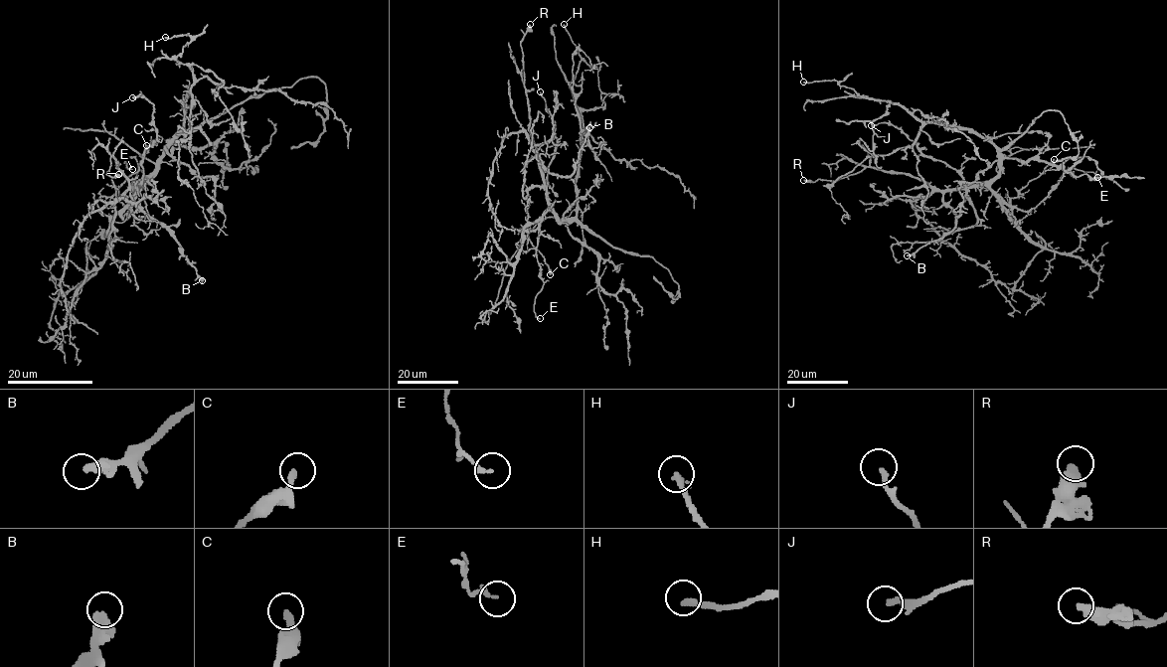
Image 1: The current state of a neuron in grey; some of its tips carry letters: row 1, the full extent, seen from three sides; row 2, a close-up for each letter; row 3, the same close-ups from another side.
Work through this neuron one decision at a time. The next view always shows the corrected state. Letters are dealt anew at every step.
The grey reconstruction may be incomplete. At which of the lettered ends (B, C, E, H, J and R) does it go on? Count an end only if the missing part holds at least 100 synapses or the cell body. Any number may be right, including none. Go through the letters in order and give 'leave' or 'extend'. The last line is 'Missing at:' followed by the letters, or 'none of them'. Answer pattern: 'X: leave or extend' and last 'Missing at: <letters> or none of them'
B: leave
C: leave
E: leave
H: leave
J: leave
R: leave
Missing at: none of them

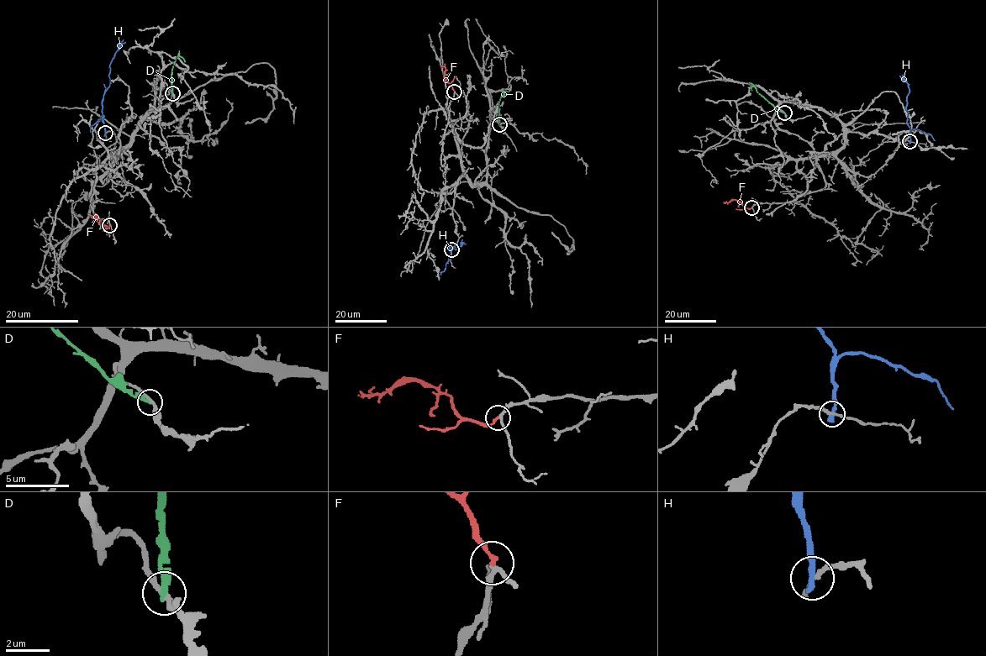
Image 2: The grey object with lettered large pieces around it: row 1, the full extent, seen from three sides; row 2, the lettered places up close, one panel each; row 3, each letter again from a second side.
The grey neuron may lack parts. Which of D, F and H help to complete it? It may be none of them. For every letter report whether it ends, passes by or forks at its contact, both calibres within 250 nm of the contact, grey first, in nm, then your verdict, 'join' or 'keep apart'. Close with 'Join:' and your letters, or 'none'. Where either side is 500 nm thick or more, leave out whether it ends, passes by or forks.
D: it ends | 240/260 nm | keep apart
F: it ends | 190/180 nm | keep apart
H: it ends | 190/320 nm | keep apart
Join: none

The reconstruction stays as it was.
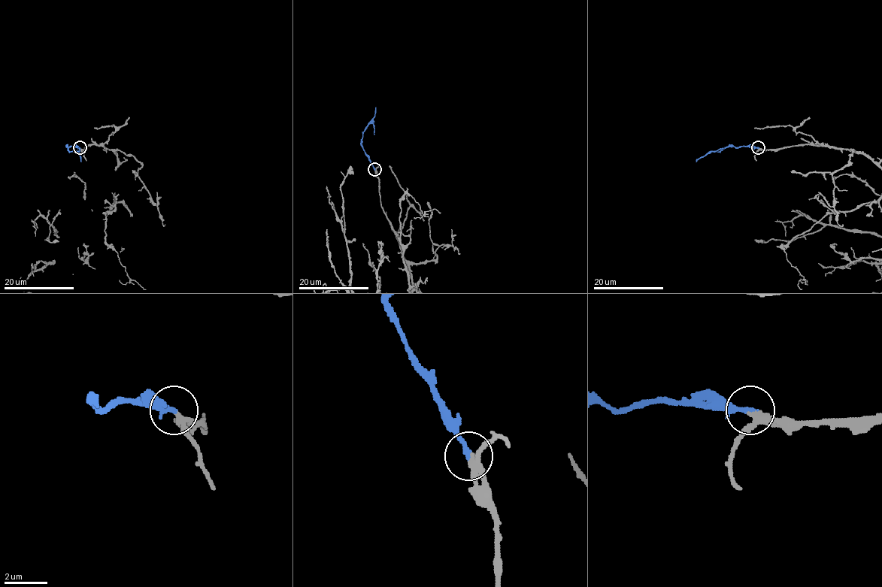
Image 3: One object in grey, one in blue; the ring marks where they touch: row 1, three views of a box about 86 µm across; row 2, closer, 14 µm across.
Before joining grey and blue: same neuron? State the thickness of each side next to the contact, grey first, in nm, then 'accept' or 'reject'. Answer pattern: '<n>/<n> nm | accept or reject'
240/240 nm | accept

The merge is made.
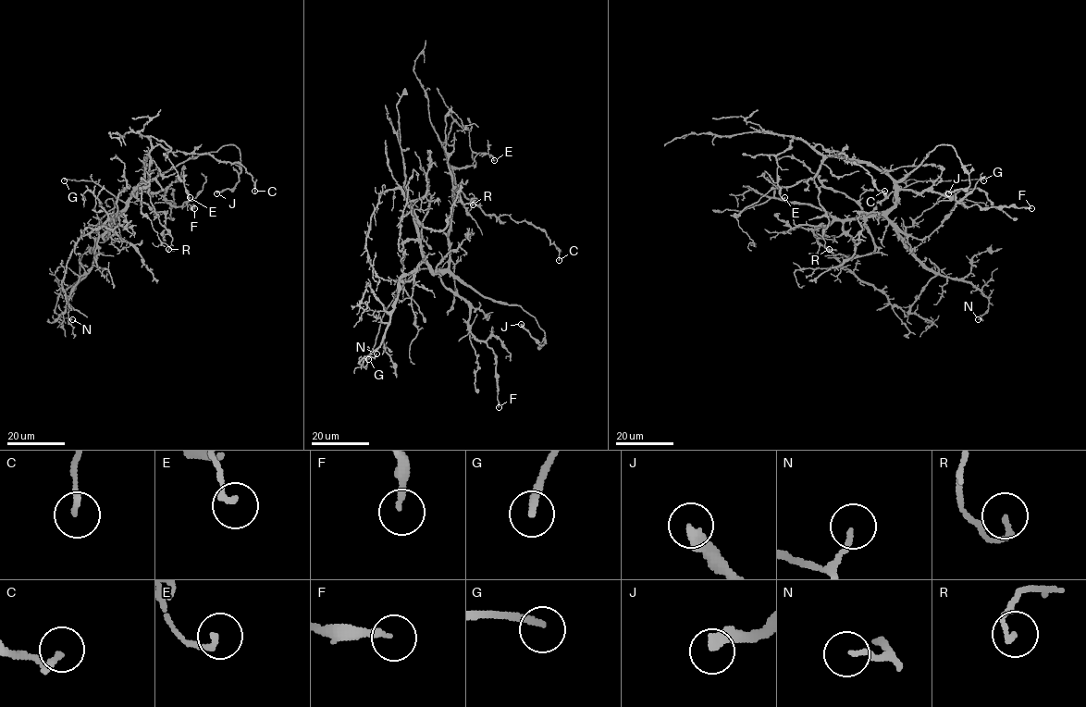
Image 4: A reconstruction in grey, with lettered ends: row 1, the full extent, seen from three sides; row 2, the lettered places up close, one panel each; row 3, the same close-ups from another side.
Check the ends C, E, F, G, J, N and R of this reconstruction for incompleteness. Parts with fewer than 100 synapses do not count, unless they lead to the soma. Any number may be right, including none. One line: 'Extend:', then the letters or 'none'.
Extend: G

